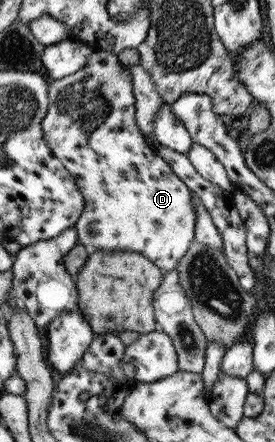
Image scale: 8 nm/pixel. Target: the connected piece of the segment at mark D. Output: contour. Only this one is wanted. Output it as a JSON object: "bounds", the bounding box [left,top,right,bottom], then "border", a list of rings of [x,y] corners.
{"bounds":[42,52,197,272],"border":[[[92,52],[81,70],[48,84],[49,106],[42,120],[42,130],[49,149],[69,170],[84,198],[83,212],[74,226],[78,242],[90,251],[139,252],[163,272],[169,272],[176,268],[195,239],[197,209],[193,205],[192,190],[170,170],[137,126],[130,72],[115,54]]]}

